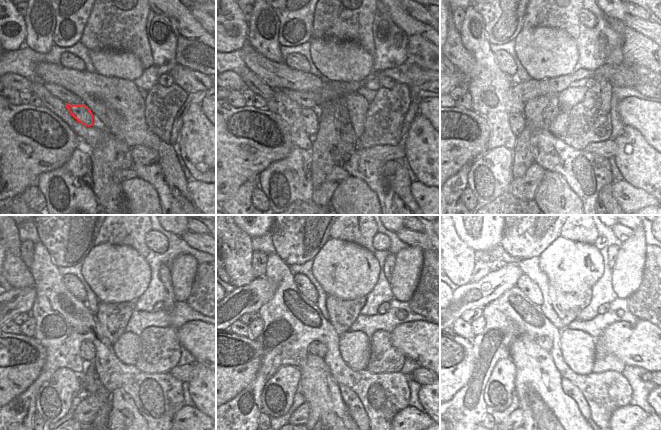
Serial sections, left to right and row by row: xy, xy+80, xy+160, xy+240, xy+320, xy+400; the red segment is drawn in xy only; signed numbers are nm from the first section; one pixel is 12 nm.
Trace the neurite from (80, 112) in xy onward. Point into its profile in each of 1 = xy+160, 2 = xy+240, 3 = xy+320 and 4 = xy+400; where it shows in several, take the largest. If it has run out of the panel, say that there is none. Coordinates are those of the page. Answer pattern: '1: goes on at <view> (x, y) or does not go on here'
1: goes on at xy+160 (538, 126)
2: goes on at xy+240 (91, 352)
3: goes on at xy+320 (319, 349)
4: goes on at xy+400 (545, 342)

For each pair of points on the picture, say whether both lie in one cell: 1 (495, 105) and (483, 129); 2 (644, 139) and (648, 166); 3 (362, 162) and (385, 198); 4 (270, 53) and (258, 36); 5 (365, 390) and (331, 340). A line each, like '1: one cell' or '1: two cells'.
1: two cells
2: one cell
3: one cell
4: one cell
5: one cell

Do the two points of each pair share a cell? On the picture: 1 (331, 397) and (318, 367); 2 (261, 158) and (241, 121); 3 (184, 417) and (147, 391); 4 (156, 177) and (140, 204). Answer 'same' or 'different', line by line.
1: same
2: same
3: different
4: different

